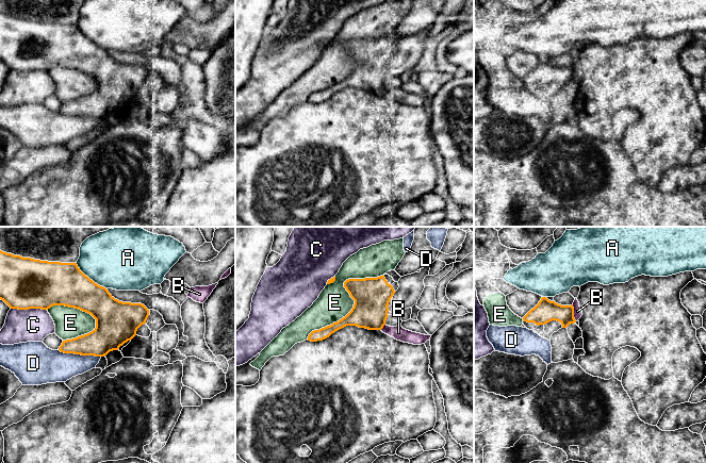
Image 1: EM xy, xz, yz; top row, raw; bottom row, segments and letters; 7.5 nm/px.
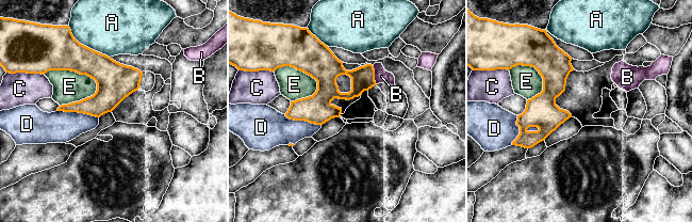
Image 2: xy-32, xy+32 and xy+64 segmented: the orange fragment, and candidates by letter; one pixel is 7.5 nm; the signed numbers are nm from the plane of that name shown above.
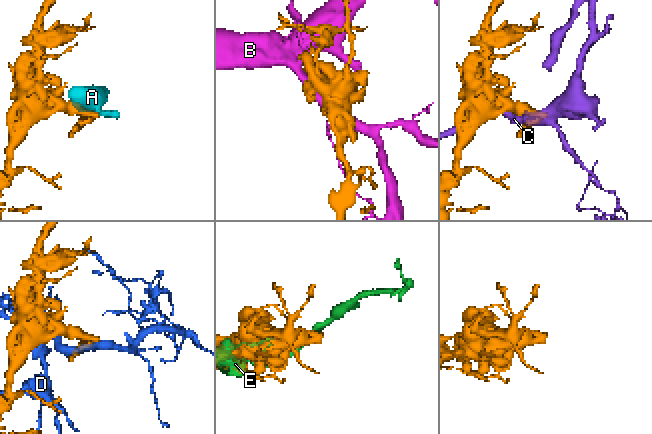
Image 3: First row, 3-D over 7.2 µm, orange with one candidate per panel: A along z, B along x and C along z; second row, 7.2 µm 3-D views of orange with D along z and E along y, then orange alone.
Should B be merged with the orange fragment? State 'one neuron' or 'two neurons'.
two neurons

